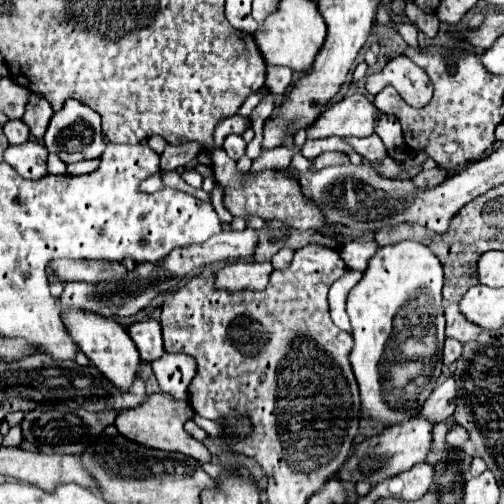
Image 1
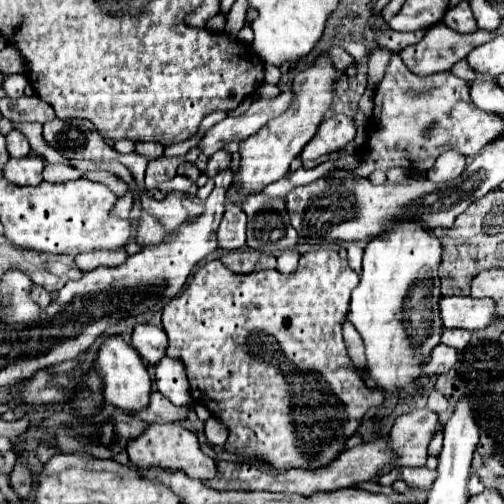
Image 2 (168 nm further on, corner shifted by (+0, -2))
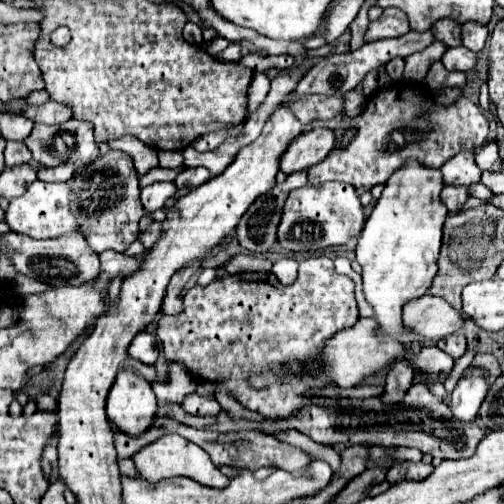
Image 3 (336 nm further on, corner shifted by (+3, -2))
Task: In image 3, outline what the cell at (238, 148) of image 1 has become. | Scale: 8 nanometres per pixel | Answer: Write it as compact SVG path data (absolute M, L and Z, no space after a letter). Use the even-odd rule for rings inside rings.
M204 166L186 168L186 170L182 170L182 172L176 176L174 184L176 184L178 188L182 188L182 186L196 188L196 186L200 186L200 184L208 182L208 178L210 178L210 176L212 176L212 174L210 174L210 170L208 170L208 168L204 168Z

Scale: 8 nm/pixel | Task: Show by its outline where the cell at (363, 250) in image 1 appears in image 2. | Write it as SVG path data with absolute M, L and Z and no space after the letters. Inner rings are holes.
M349 244L347 246L347 254L349 254L349 266L355 270L355 272L361 272L362 270L362 258L363 250L357 246L357 244Z

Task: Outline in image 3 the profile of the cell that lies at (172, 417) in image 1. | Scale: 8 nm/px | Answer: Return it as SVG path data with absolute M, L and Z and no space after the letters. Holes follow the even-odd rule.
M166 434L164 438L158 438L156 442L144 446L140 452L136 452L132 456L136 470L142 478L146 478L148 482L158 482L162 478L174 478L174 476L188 476L204 486L212 486L212 488L222 488L228 486L228 478L212 464L210 456L194 442L178 436L178 434Z

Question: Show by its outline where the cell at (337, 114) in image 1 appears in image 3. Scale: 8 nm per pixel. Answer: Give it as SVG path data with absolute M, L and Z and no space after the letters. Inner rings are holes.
M314 128L310 132L300 134L288 150L282 154L280 170L284 174L292 174L304 168L314 166L316 162L322 162L334 148L336 136L330 128Z

